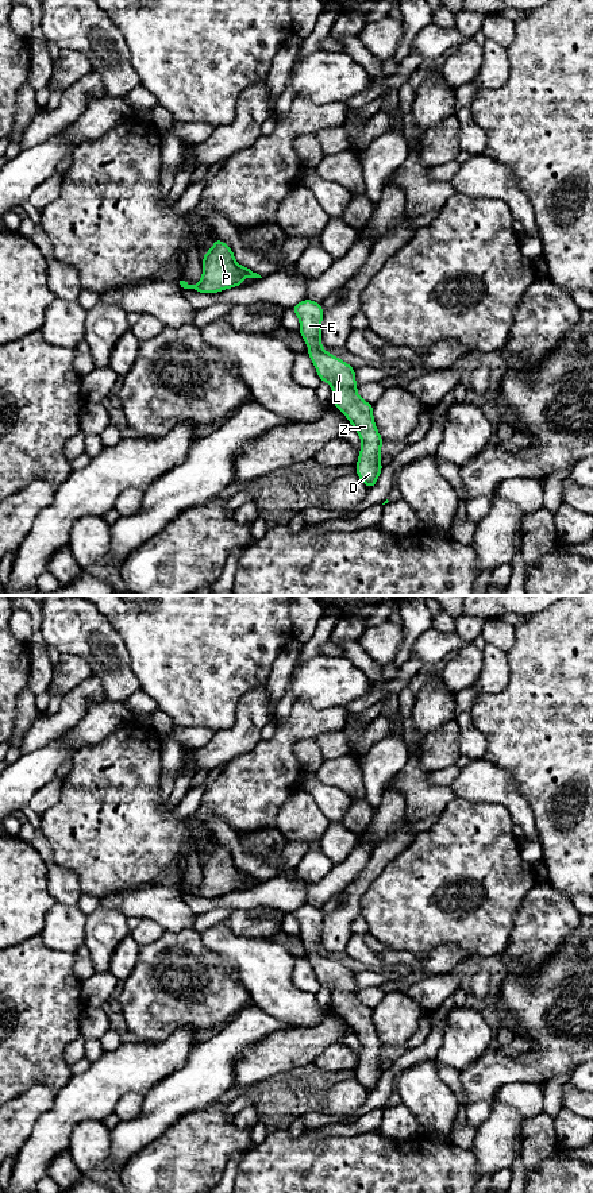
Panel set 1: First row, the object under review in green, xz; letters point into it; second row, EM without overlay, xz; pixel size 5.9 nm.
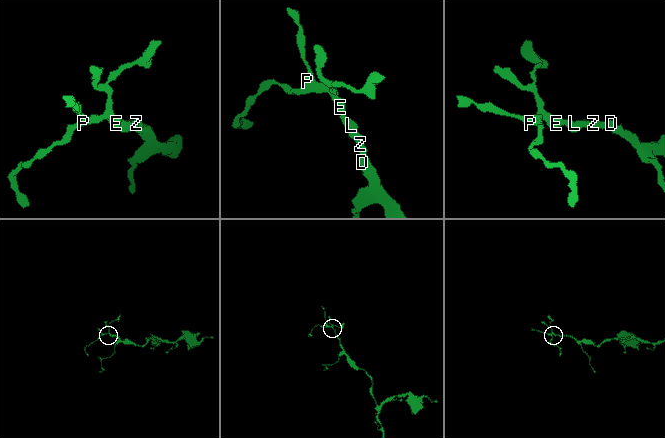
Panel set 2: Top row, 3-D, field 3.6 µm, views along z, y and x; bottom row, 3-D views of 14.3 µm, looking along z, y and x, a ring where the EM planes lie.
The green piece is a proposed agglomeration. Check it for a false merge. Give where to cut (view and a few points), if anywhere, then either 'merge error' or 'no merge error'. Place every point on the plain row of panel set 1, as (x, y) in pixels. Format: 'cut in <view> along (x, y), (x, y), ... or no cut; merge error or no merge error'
no cut; no merge error

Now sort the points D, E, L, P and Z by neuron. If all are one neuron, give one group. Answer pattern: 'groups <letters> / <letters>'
groups D E L P Z

